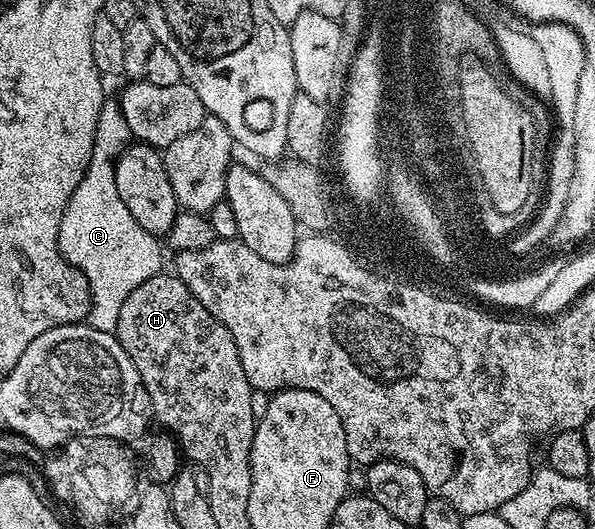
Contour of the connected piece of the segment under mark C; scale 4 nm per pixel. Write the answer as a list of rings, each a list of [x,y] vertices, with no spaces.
[[[104,99],[97,118],[91,161],[65,206],[59,227],[59,252],[68,264],[82,272],[91,291],[89,324],[99,331],[112,333],[117,326],[117,318],[121,318],[125,298],[129,298],[141,282],[164,271],[164,245],[156,236],[137,226],[137,218],[129,214],[129,206],[125,206],[121,194],[117,194],[115,161],[132,140],[118,99]]]

